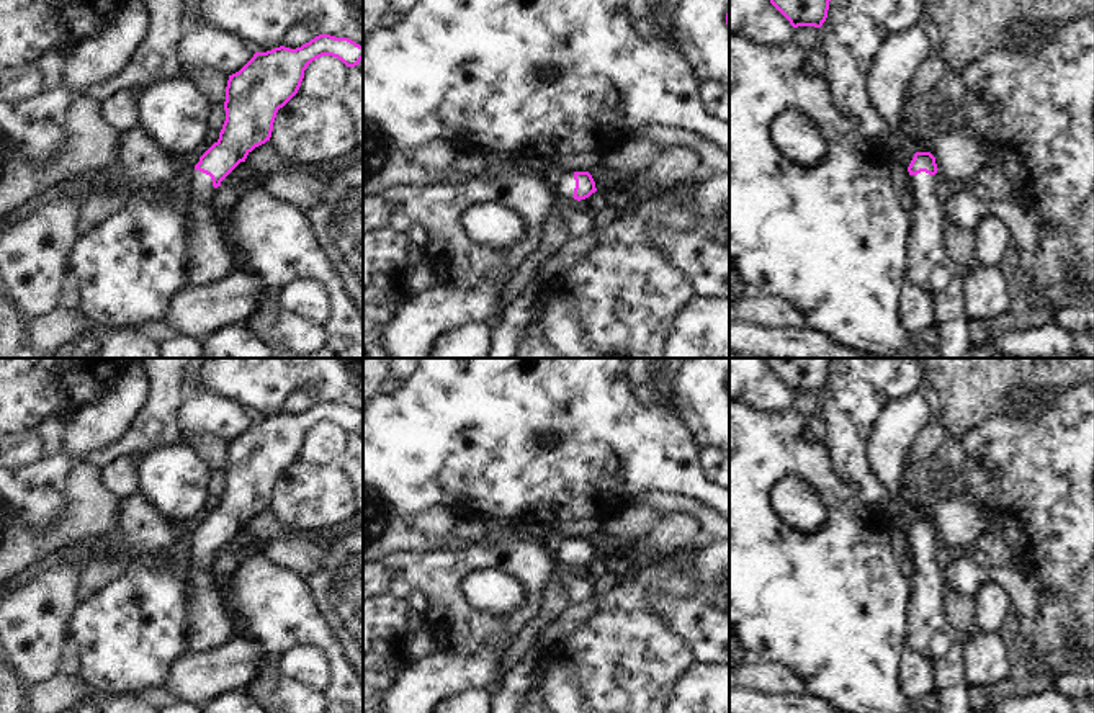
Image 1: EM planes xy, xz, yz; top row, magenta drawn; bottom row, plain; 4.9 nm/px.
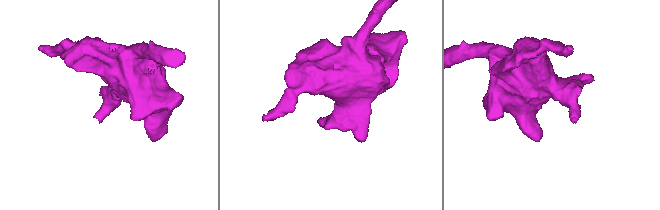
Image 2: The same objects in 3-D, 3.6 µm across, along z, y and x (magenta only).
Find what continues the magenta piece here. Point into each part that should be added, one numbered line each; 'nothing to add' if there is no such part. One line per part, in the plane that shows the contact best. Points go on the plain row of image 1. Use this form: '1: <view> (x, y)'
1: xy (208, 628)

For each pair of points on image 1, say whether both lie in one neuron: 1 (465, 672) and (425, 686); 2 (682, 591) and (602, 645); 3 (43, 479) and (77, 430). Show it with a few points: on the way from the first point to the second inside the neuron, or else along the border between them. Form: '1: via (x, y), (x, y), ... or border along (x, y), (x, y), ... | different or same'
1: via (455, 674), (435, 677) | same
2: via (661, 589), (651, 589), (623, 617), (623, 623) | same
3: border along (61, 448), (71, 463) | different

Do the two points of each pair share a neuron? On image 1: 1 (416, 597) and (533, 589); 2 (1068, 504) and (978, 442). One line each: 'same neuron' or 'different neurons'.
1: different neurons
2: same neuron

